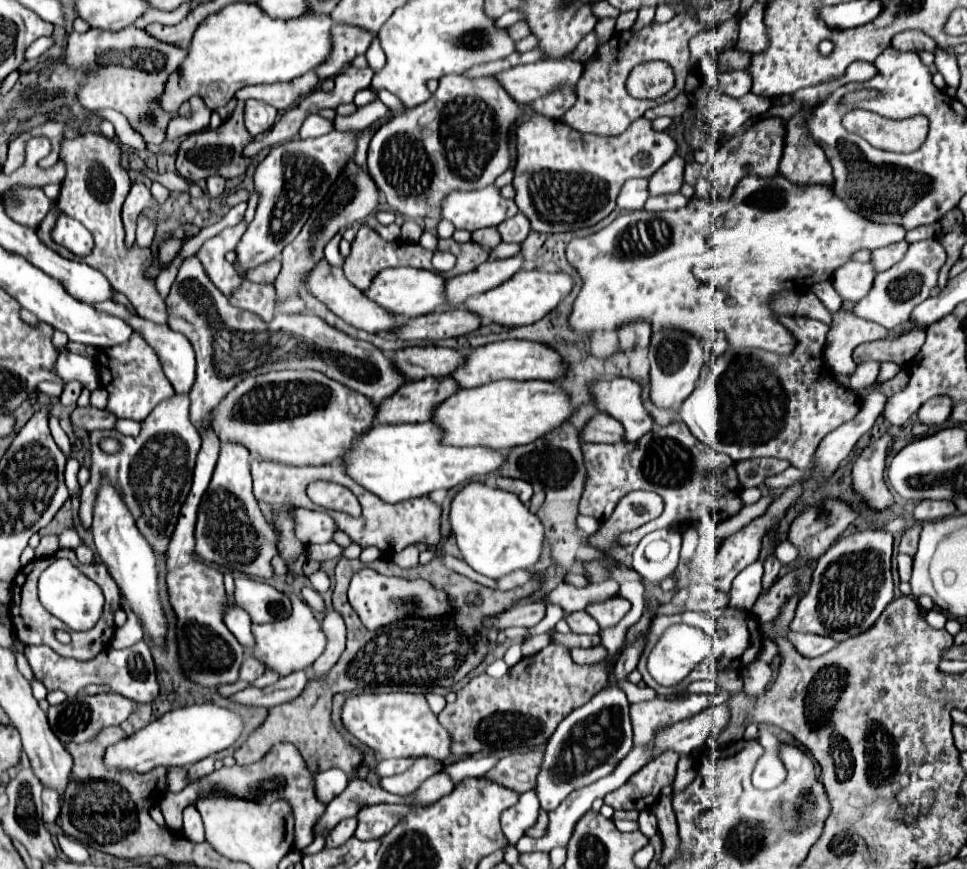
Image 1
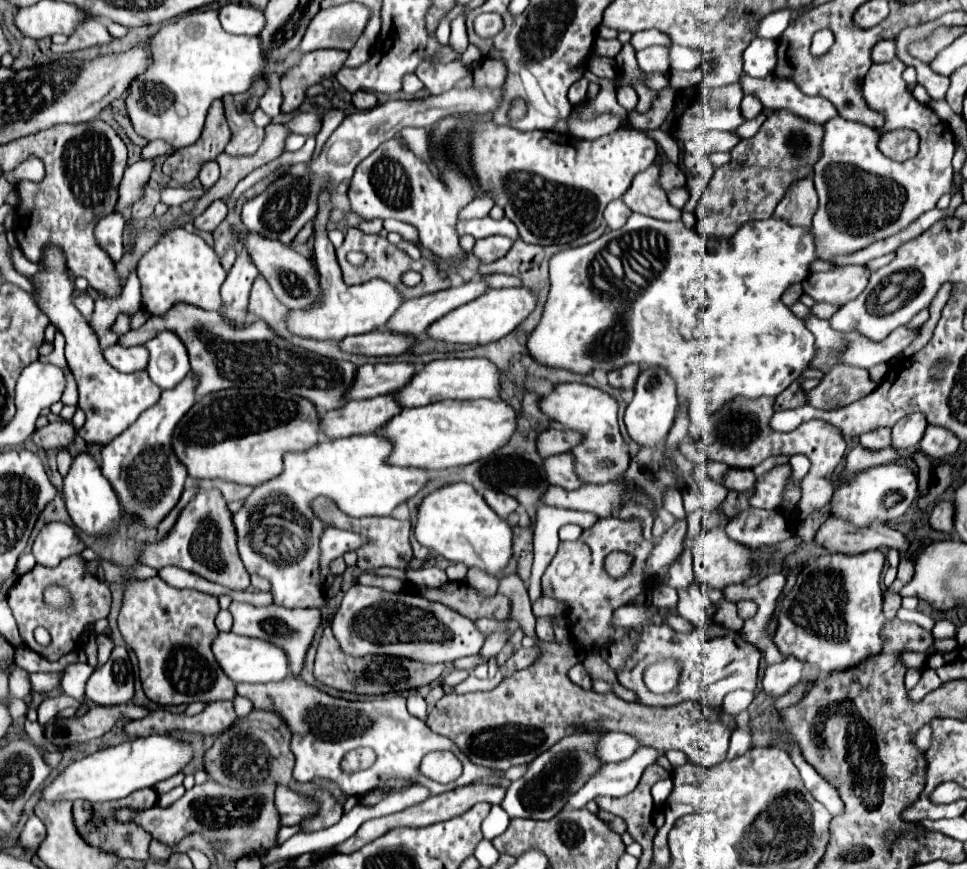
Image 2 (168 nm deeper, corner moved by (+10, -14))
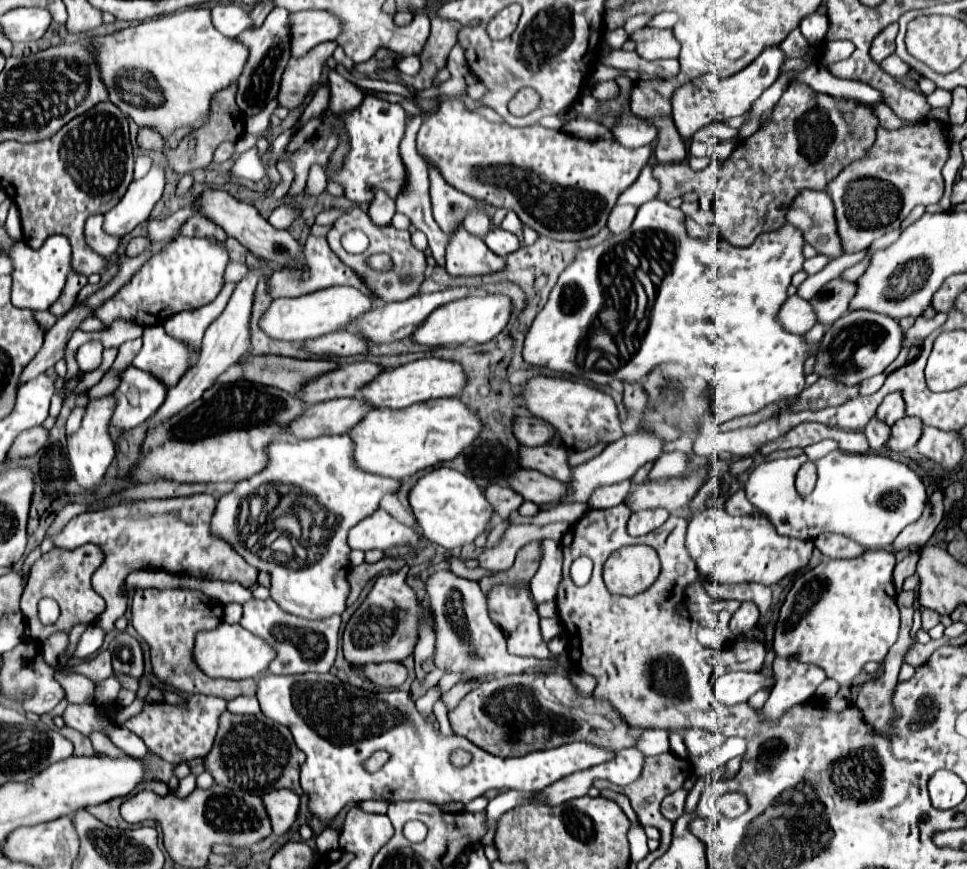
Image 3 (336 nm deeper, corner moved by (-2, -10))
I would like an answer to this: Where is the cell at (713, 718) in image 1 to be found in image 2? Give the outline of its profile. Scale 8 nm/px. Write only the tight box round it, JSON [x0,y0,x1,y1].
[568,748,662,808]

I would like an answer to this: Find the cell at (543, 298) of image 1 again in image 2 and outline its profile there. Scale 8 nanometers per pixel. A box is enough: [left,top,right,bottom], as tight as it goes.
[426,288,536,344]

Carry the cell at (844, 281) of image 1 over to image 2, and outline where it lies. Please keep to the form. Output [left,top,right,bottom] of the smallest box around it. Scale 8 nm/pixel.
[810,304,838,318]

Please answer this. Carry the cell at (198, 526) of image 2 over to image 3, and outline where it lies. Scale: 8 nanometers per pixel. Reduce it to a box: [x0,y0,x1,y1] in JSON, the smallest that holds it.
[50,494,258,632]

